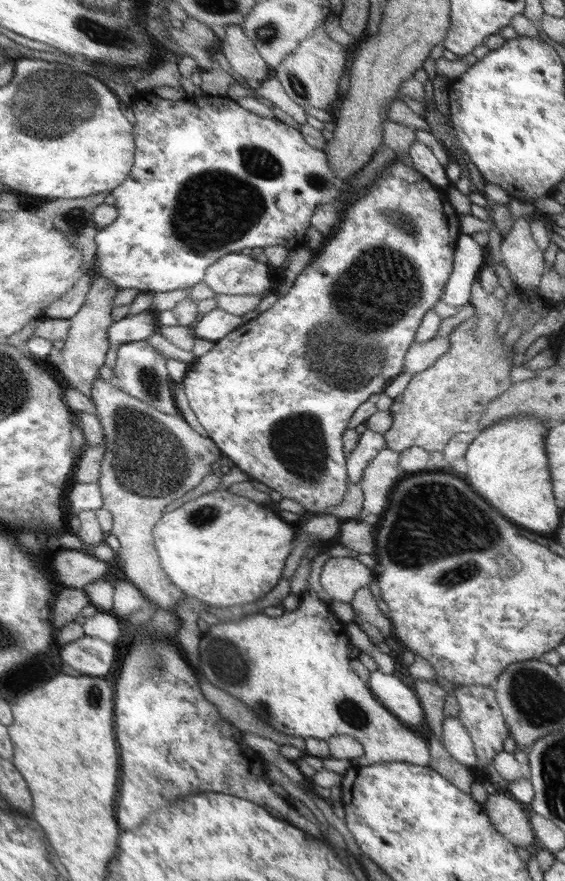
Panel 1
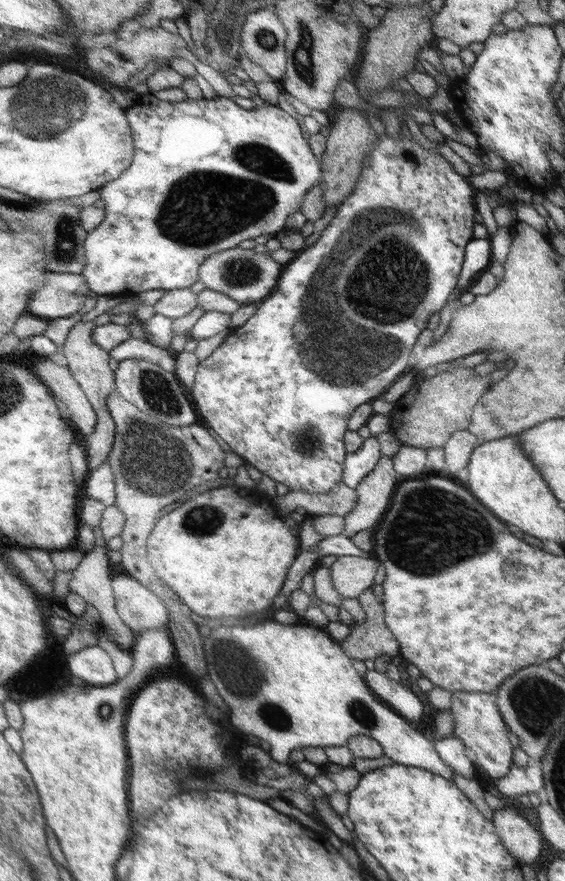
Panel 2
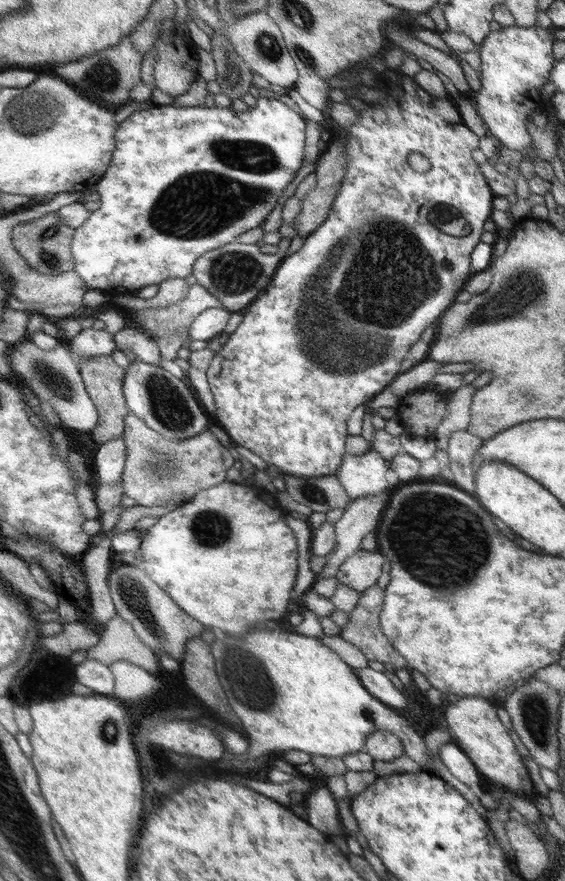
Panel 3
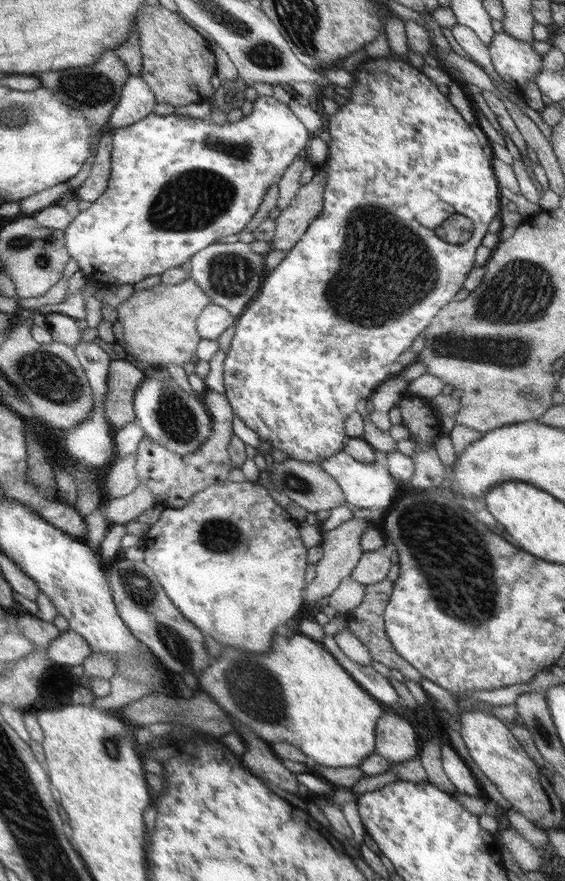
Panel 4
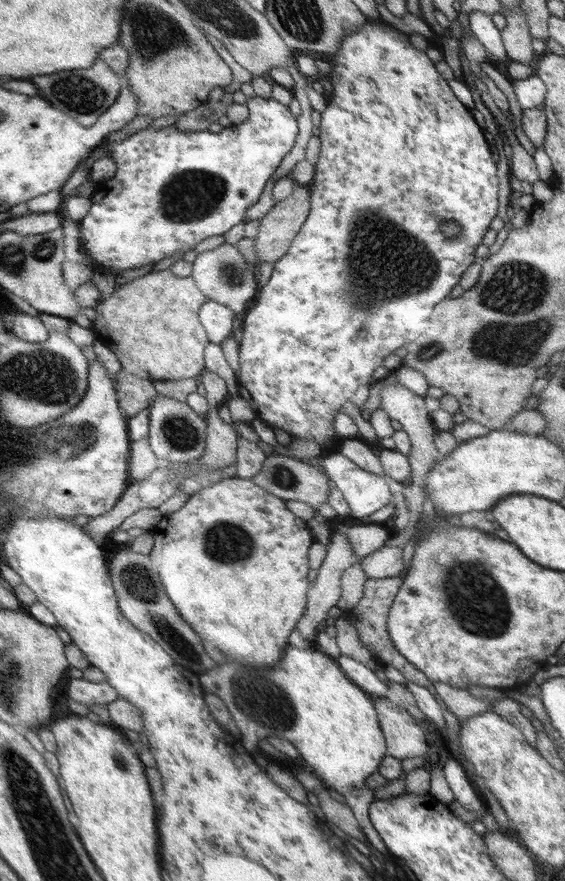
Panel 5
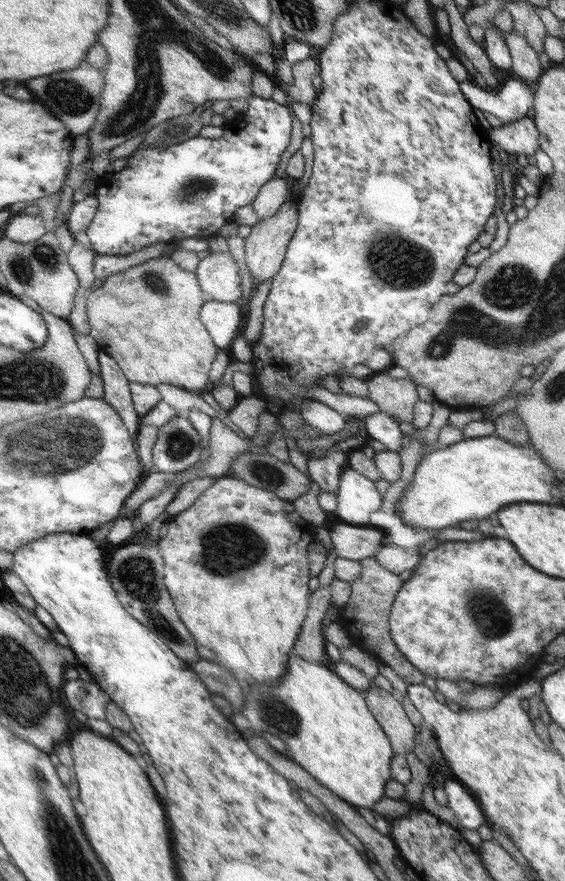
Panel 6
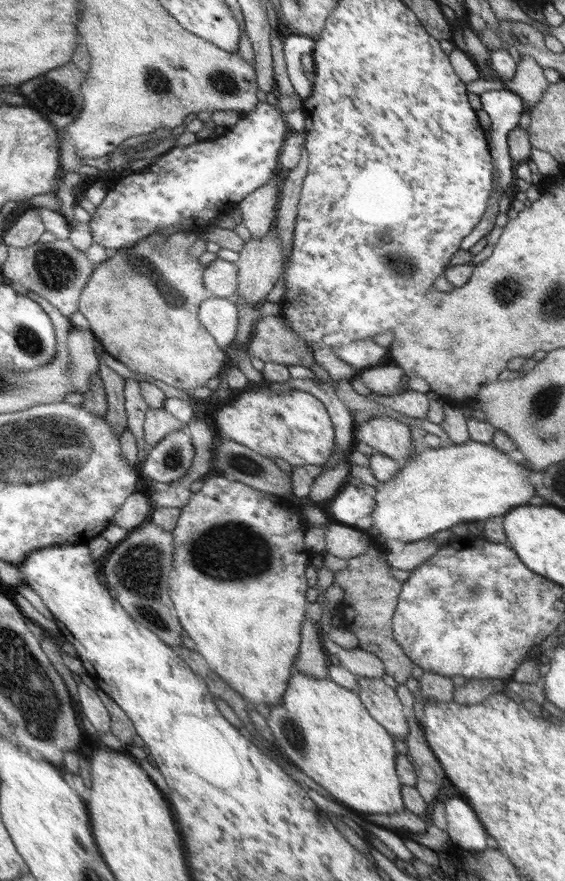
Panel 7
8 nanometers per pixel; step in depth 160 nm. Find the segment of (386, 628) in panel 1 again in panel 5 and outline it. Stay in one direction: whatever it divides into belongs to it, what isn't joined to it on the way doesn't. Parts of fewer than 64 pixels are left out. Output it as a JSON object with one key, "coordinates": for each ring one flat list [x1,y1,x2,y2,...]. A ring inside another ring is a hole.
{"coordinates":[[398,575,391,578,367,579,364,582,362,598,355,607,346,612,345,618,358,632,358,637,362,642,362,645,382,666,392,666,395,670,398,670,407,681,412,682,417,686,427,688,430,684,430,679,428,679,417,667,414,667,410,662,407,662,407,659,403,658,403,655,398,653,398,649,394,646,393,640,386,630,386,618,389,616,390,607,394,603,394,598,398,594,398,588,402,582,403,578,398,577]]}

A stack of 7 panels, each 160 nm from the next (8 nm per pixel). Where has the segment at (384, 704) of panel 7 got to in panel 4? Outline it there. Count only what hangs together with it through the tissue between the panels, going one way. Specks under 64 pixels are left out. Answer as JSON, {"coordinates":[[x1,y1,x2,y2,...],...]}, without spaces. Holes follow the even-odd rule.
{"coordinates":[[382,714,377,722,374,753,388,763,400,763,417,756,417,735,403,718]]}

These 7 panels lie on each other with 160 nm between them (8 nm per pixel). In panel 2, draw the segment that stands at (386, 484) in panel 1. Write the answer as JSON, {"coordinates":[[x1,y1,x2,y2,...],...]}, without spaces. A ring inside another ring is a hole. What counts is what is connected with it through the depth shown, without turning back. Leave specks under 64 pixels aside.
{"coordinates":[[380,455,375,468,357,484,356,505,344,516,341,535,355,536,357,532,375,528,389,507,395,490,395,482,402,480,392,468,387,456]]}

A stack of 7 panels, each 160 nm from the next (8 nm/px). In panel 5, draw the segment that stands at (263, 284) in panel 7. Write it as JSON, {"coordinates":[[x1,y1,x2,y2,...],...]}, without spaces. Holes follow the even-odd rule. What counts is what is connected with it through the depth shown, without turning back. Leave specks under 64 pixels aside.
{"coordinates":[[300,185,295,187,293,192,281,202,275,202,266,215,259,220,258,235,254,240,257,263,277,262,288,252,292,241,302,228,308,214,310,214,311,186]]}

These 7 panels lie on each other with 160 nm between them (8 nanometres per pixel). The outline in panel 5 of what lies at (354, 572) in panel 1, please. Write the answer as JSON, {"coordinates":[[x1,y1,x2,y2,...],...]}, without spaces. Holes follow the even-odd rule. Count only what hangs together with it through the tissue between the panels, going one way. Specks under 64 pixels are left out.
{"coordinates":[[396,545,387,546,374,550,371,554,361,557,358,561,362,573,369,578,391,578,402,570,401,549]]}

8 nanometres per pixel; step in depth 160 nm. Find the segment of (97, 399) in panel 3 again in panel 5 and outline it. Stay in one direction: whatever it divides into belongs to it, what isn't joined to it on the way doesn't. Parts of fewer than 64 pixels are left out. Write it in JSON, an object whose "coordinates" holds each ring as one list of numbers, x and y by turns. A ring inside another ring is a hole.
{"coordinates":[[122,368,113,379,118,390,121,409,127,418,134,417,146,409,150,400,157,395,151,381,128,373,125,368]]}

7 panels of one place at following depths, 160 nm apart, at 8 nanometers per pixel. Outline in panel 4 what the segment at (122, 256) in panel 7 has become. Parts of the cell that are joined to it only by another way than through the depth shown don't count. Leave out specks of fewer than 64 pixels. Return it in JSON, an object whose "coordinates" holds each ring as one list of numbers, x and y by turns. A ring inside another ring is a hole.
{"coordinates":[[191,278,173,286,158,284,130,291,127,300,117,310,126,347,149,370,160,370,170,364,182,366,189,360,194,361,194,352,200,339,197,318,210,303,209,296]]}

